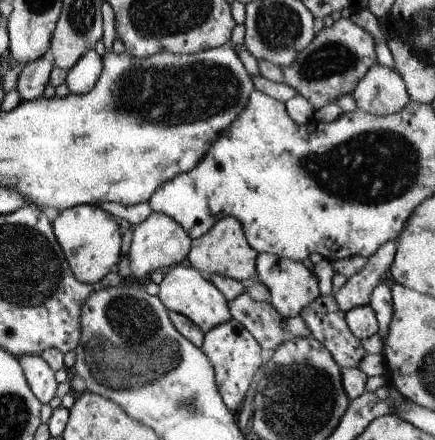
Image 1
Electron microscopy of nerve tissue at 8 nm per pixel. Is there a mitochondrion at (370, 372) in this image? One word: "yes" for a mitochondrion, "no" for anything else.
no

